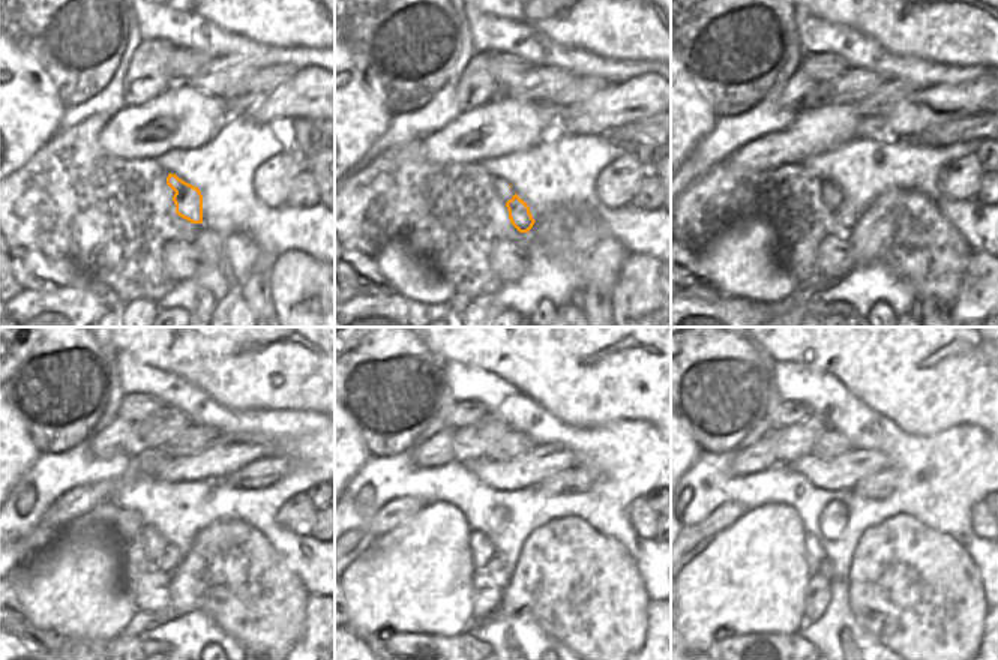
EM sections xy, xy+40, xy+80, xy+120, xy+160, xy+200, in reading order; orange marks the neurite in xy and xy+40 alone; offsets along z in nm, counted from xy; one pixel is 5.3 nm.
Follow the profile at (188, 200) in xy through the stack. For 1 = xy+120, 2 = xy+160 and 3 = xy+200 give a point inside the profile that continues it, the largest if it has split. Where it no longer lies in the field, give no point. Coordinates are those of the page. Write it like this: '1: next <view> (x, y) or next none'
1: next xy+120 (170, 560)
2: next xy+160 (495, 566)
3: next xy+200 (826, 569)

